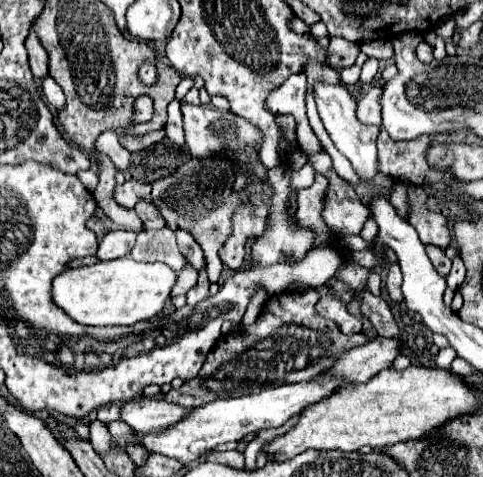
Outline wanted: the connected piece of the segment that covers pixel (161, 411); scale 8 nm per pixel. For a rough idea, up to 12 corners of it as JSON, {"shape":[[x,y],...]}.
{"shape":[[147,397],[121,407],[139,433],[183,421],[189,407]]}

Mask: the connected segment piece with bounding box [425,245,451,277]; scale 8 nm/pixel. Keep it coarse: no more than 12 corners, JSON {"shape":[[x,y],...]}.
{"shape":[[427,245],[427,255],[441,277],[451,271],[451,259],[445,251]]}

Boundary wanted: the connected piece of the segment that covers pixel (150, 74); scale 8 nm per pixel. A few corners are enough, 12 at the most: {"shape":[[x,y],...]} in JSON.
{"shape":[[143,63],[139,69],[139,79],[151,85],[157,77],[151,63]]}

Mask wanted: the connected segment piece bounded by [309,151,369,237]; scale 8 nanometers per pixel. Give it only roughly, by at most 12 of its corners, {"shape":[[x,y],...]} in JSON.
{"shape":[[325,151],[309,157],[329,179],[323,219],[333,233],[359,235],[369,211]]}

